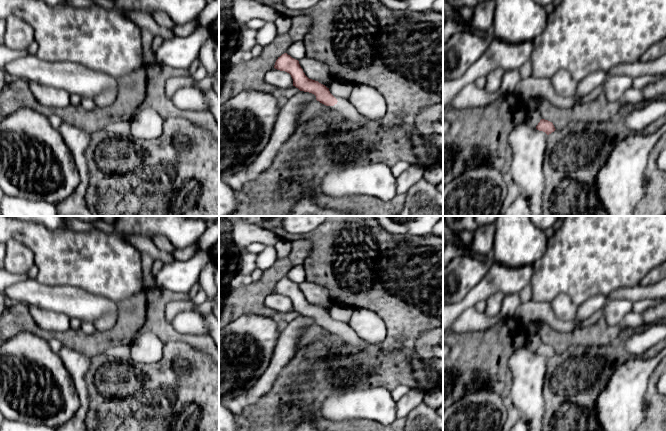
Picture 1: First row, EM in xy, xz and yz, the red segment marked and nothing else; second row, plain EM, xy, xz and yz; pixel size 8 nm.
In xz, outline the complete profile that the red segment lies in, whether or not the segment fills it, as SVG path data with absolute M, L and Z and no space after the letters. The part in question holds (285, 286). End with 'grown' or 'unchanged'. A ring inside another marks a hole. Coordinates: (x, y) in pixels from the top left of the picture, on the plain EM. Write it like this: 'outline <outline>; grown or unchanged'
outline M287 277L282 278L275 286L274 292L289 297L293 303L293 310L300 315L309 316L316 320L316 324L326 330L334 330L337 323L330 317L329 312L318 305L309 303L299 285Z; unchanged

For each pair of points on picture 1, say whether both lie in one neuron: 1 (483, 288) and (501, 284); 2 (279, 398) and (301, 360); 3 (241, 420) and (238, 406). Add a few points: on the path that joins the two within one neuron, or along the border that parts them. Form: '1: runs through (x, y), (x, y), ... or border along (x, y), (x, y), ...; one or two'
1: runs through (487, 287), (490, 284), (497, 284); one
2: runs through (288, 389), (301, 376), (301, 369); one
3: border along (245, 405), (244, 409), (236, 415); two

